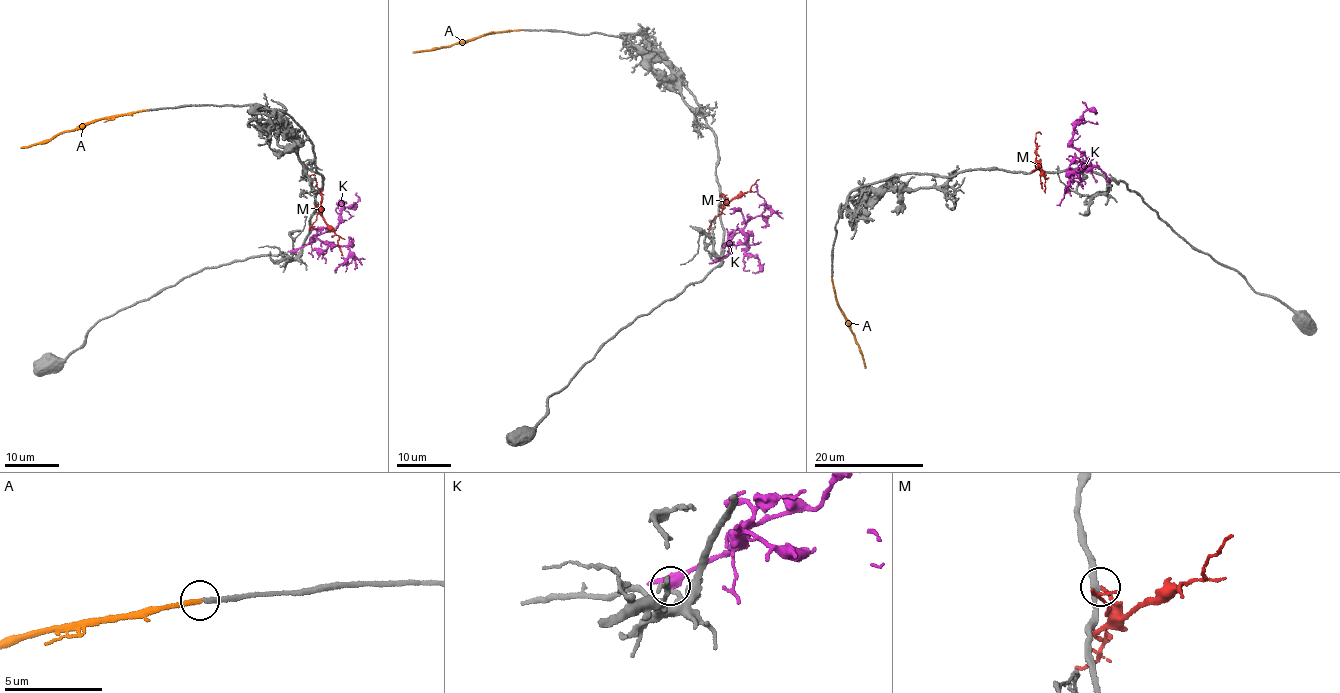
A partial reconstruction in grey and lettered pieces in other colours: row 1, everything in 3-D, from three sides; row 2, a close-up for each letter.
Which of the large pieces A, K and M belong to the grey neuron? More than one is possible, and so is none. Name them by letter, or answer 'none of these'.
A

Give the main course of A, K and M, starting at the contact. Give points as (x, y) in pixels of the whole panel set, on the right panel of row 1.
A: (832, 279), (835, 300), (859, 348), (865, 369)
K: (1107, 182), (1097, 167), (1090, 166), (1081, 150), (1070, 142), (1074, 124), (1087, 110), (1096, 114)
M: (1031, 171), (1041, 167), (1046, 176), (1045, 192)

